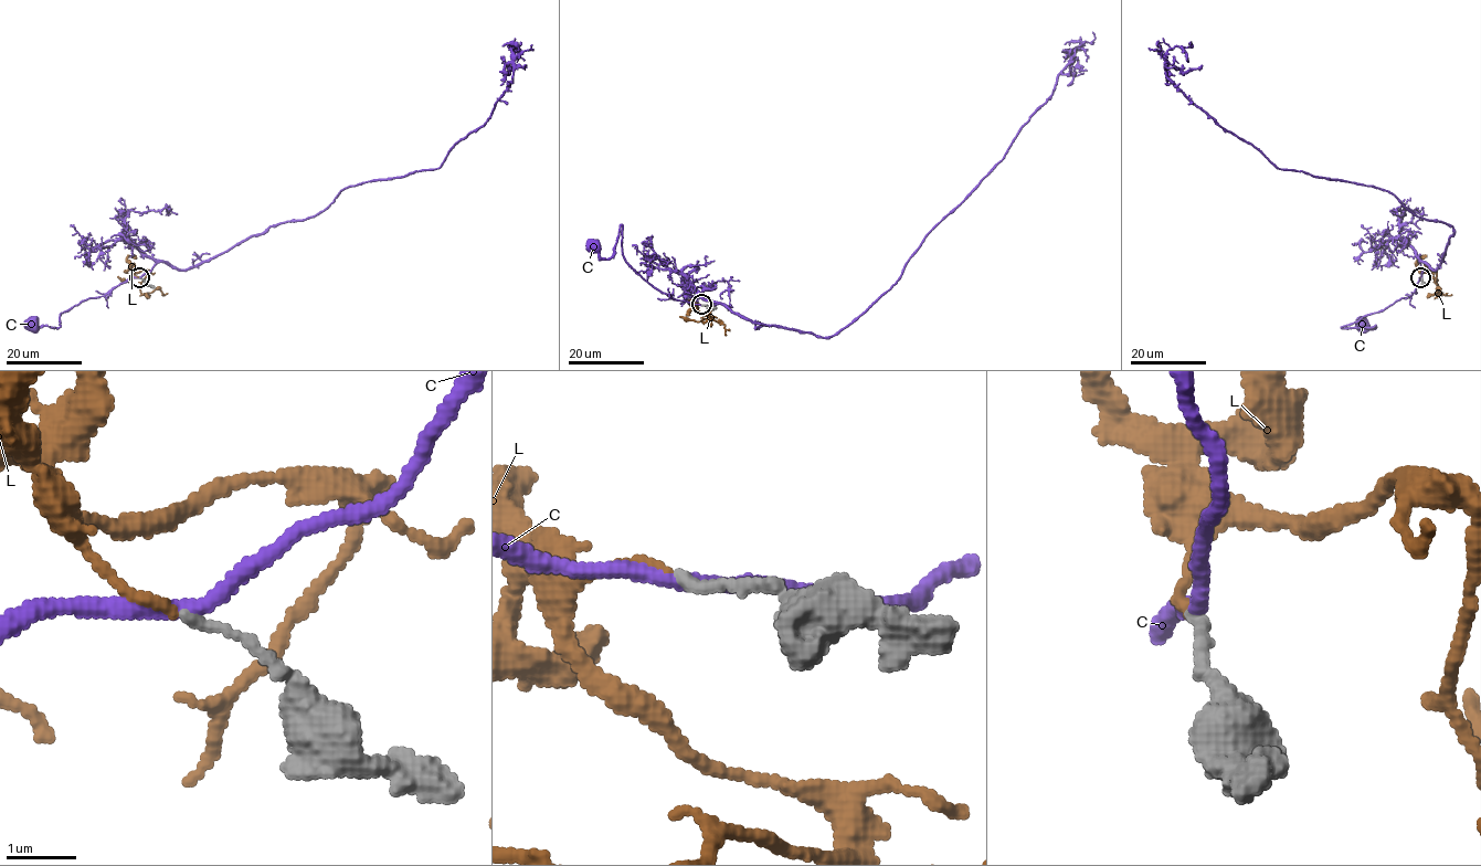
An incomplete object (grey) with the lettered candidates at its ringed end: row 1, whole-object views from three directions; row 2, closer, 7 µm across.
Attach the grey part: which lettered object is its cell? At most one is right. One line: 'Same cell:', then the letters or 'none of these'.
Same cell: L

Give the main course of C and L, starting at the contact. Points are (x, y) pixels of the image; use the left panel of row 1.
C: (139, 277), (131, 277), (101, 296), (82, 301), (60, 314), (59, 327), (38, 328), (32, 324)
L: (139, 277), (133, 273), (148, 273), (139, 287), (140, 293), (159, 288), (164, 294)

